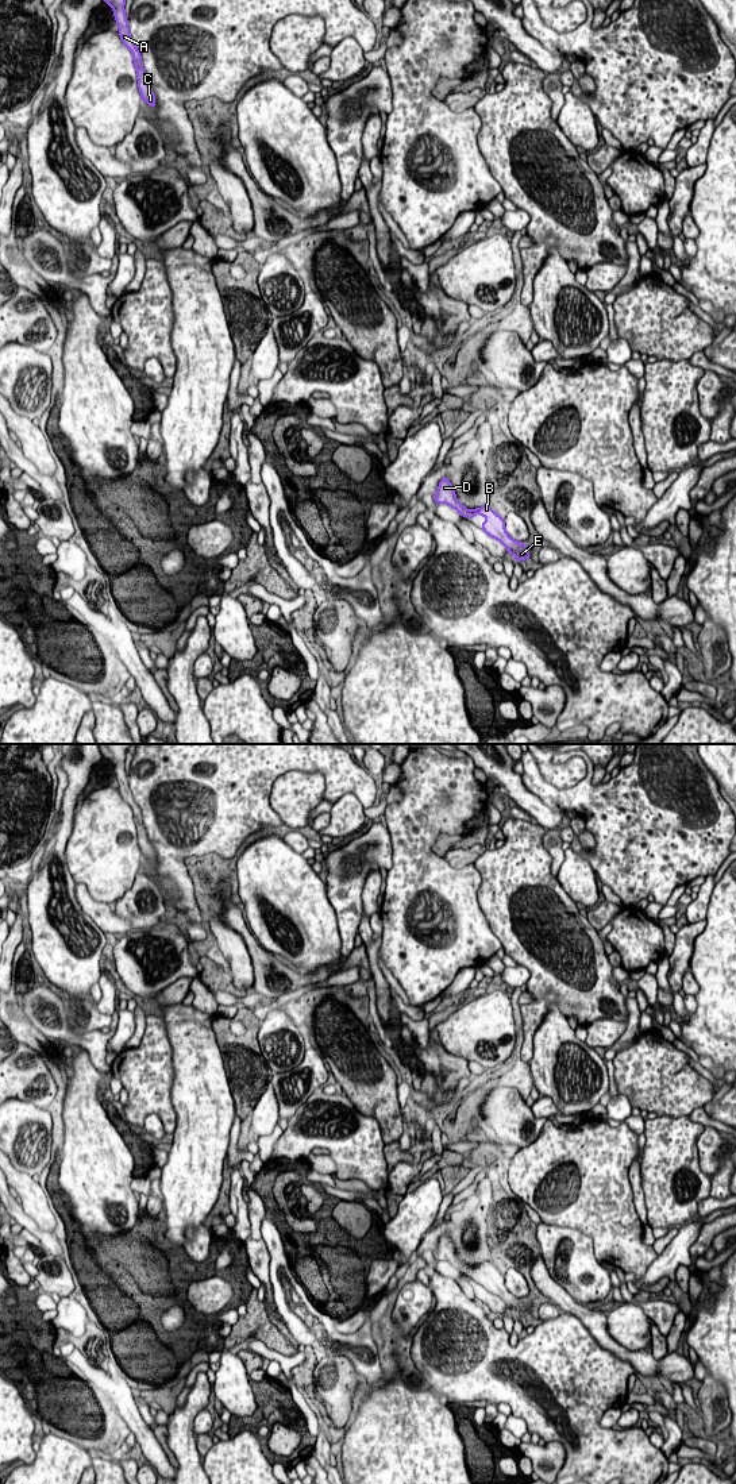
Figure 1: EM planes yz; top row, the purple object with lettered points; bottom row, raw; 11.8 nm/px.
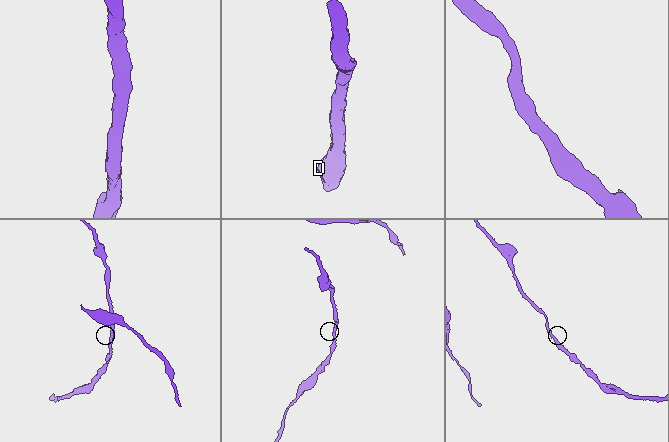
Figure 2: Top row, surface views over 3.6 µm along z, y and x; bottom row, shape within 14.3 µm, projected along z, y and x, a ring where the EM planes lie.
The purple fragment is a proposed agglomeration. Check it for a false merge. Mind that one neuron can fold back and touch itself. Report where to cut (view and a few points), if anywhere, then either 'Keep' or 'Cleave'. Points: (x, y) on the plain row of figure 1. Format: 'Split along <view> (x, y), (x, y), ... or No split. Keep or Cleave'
No split. Keep

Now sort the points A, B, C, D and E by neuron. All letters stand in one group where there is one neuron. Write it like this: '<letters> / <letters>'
A B C D E

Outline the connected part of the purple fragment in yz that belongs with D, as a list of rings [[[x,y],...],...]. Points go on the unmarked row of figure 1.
[[[443,1234],[439,1238],[439,1244],[433,1252],[436,1260],[447,1260],[455,1265],[461,1272],[473,1275],[475,1271],[481,1271],[488,1276],[482,1279],[483,1290],[498,1296],[516,1317],[520,1319],[524,1315],[529,1315],[529,1304],[525,1303],[525,1299],[516,1298],[512,1295],[505,1286],[505,1276],[498,1272],[490,1261],[482,1261],[479,1265],[474,1264],[469,1267],[466,1263],[461,1261],[456,1256],[454,1242],[450,1238],[450,1234]]]

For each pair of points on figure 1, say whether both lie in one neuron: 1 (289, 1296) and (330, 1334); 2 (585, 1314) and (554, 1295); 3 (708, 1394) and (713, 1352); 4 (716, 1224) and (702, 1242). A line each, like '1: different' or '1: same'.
1: same
2: same
3: different
4: same

